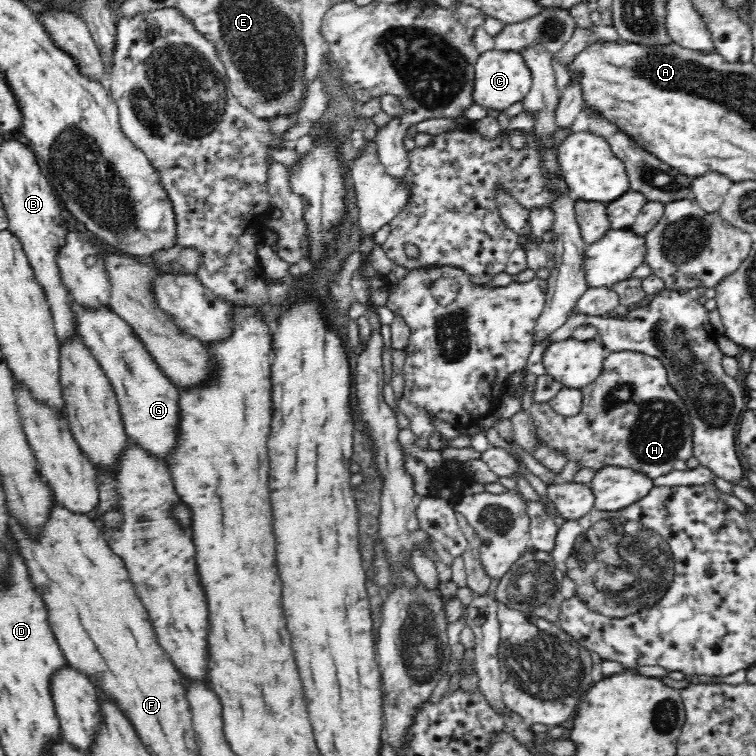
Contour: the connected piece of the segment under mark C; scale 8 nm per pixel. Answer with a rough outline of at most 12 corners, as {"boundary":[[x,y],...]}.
{"boundary":[[492,49],[477,59],[473,104],[506,110],[531,87],[523,55]]}

